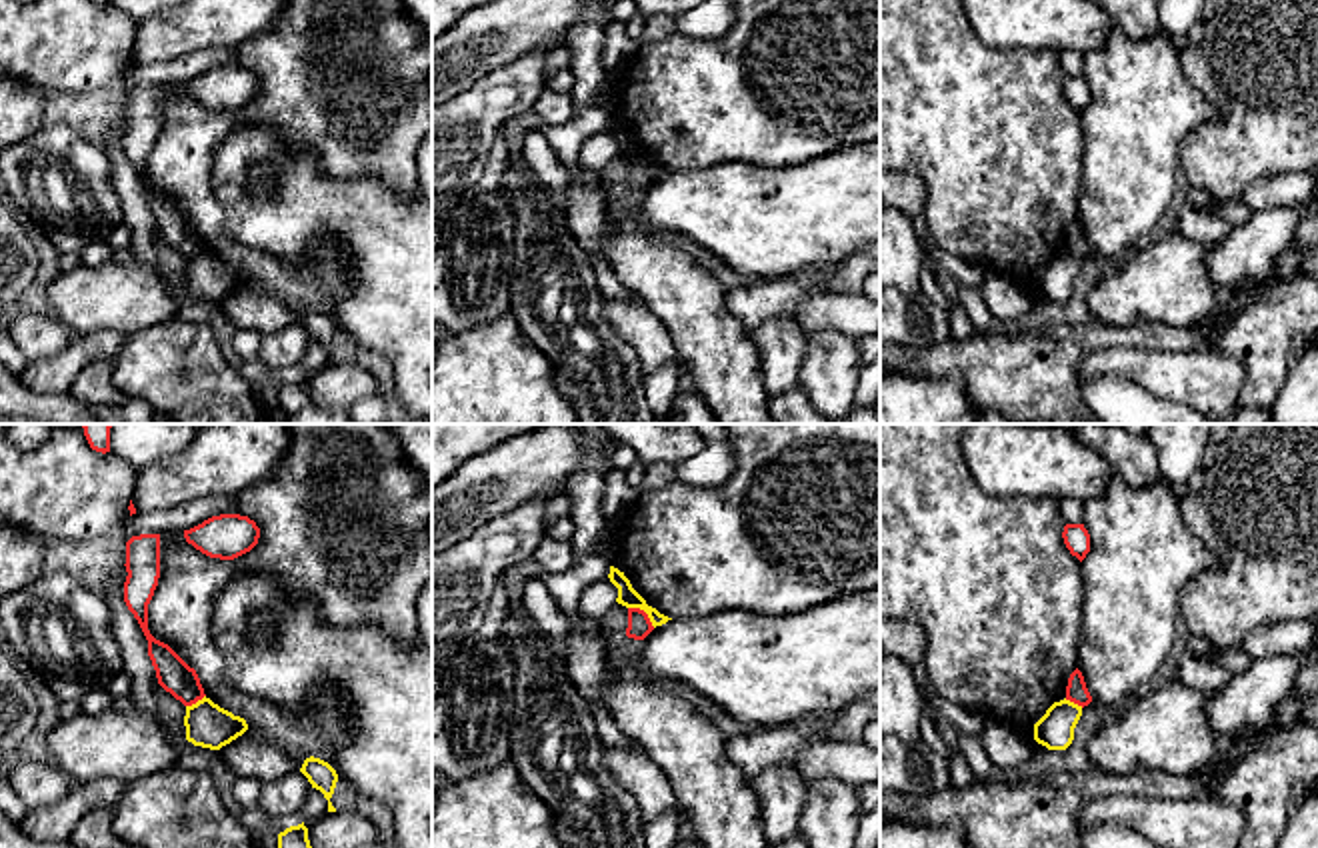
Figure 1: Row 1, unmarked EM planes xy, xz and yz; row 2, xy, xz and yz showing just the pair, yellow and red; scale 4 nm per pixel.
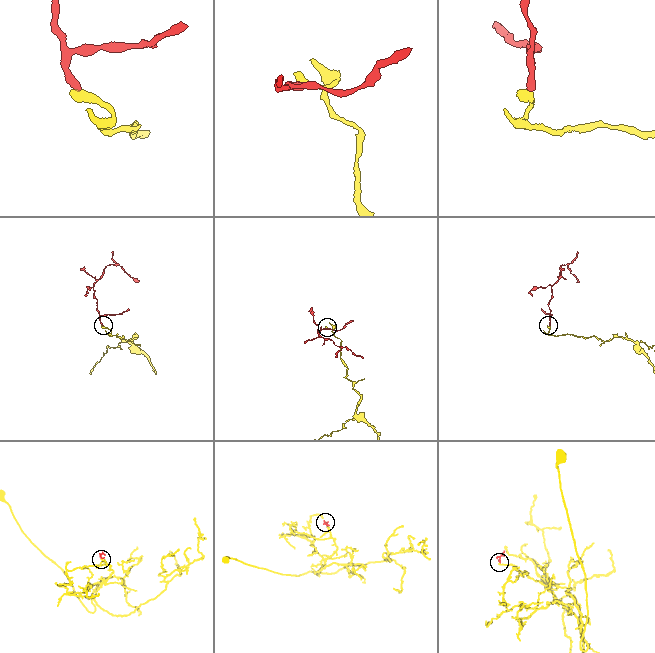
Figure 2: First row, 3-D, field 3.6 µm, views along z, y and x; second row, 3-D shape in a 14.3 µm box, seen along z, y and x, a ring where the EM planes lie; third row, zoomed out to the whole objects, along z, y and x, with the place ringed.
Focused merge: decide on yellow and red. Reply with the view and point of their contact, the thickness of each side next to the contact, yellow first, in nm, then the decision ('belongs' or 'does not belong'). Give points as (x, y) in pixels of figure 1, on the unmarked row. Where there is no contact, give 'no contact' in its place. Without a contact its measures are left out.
contact xz (644, 162); calibres 80 and 100 nm; does not belong

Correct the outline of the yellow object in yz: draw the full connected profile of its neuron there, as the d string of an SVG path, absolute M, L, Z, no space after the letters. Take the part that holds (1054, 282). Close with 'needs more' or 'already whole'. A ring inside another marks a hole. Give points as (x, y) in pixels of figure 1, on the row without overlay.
M1060 252L1034 276L1034 292L1048 302L1066 302L1074 292L1074 280L1082 268L1082 258Z; already whole

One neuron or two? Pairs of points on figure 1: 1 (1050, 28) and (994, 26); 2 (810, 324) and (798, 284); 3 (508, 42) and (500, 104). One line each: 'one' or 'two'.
1: one
2: two
3: two

